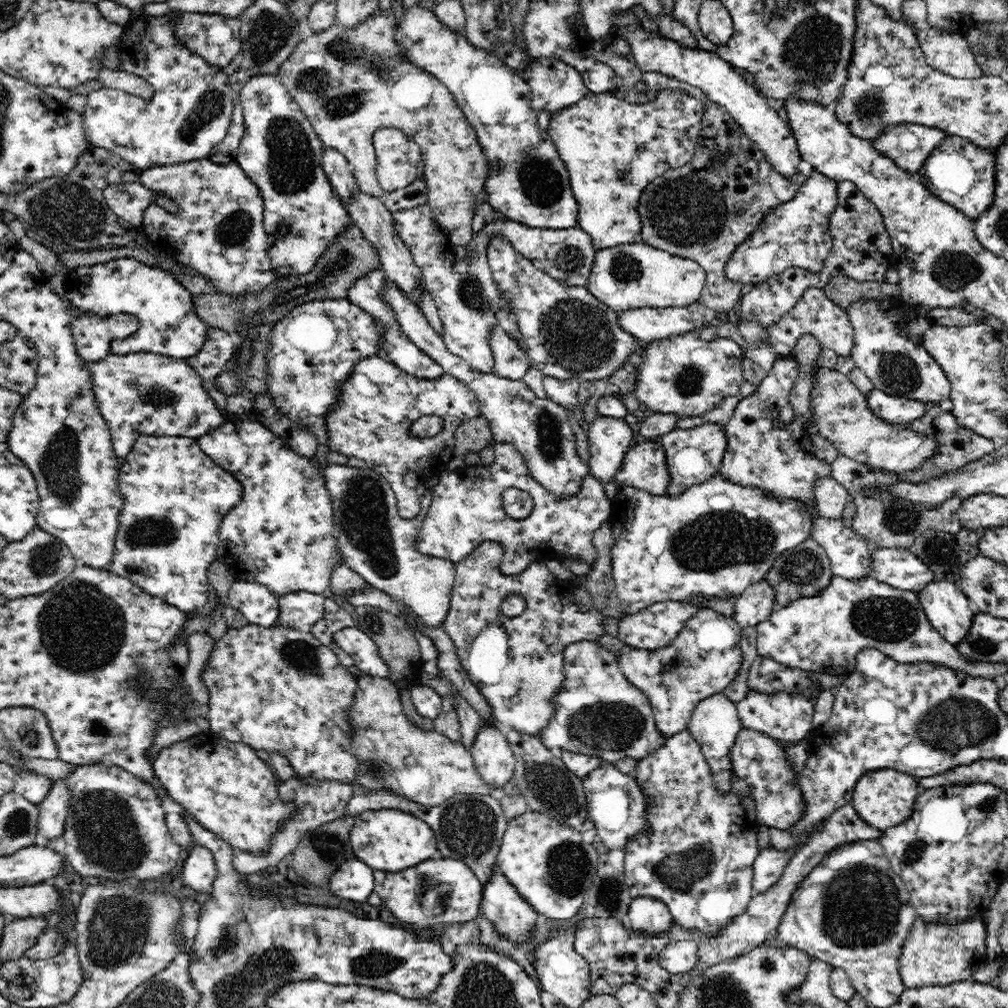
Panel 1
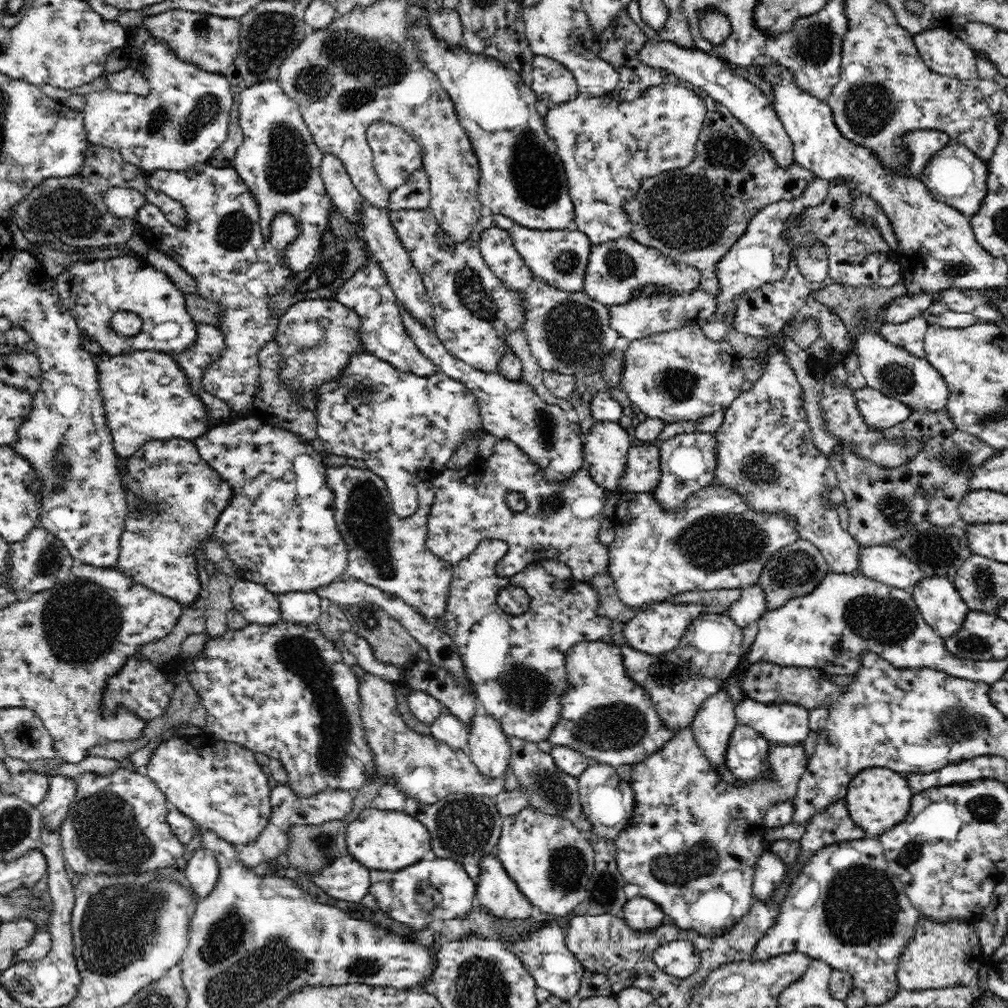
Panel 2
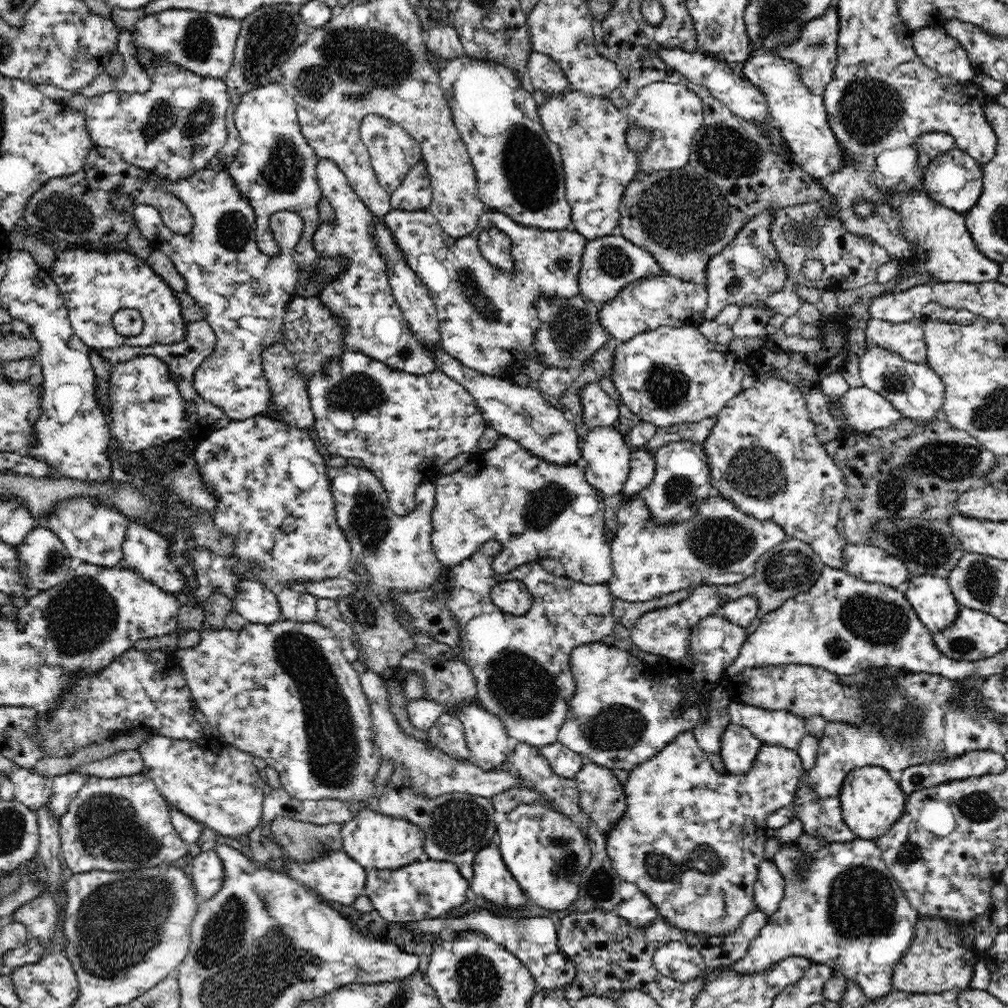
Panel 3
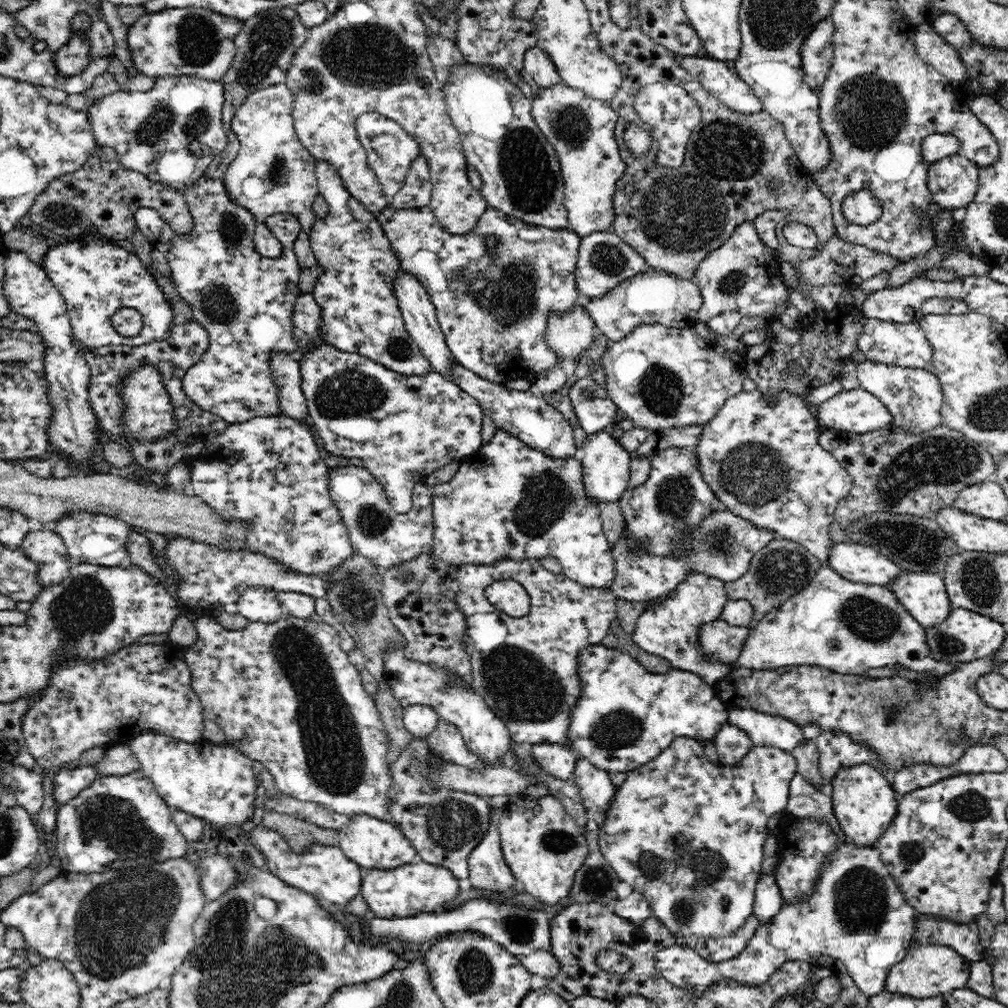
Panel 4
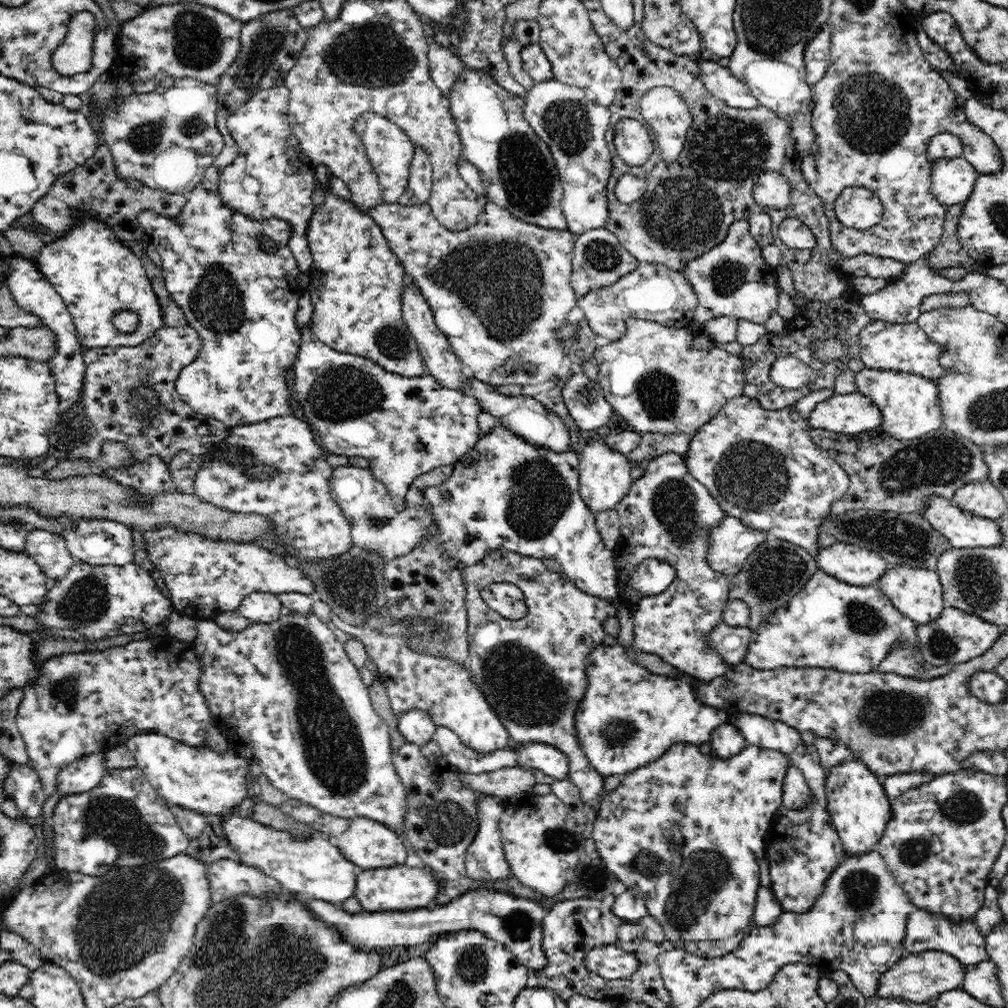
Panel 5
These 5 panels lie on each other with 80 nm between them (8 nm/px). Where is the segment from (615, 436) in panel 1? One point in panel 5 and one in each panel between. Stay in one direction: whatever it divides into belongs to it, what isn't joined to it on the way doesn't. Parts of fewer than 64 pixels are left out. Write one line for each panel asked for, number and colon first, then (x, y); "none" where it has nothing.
2: (605, 446)
3: (605, 456)
4: (605, 463)
5: (605, 476)

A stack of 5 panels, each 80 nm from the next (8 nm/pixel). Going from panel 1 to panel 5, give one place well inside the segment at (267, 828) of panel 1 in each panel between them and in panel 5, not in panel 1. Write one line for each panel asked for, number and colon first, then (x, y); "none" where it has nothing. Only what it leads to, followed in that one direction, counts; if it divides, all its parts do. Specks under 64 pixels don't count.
2: (219, 785)
3: (210, 781)
4: (222, 789)
5: (199, 779)

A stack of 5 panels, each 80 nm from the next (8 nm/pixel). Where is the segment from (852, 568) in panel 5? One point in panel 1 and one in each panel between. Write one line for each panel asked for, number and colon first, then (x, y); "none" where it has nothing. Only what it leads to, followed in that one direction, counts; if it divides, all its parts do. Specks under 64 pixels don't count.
1: (897, 567)
2: (885, 564)
3: (873, 564)
4: (865, 564)

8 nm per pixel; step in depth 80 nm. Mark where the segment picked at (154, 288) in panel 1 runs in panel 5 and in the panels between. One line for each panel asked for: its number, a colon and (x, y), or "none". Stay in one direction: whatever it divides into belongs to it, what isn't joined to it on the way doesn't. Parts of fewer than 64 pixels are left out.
2: (93, 292)
3: (95, 283)
4: (97, 278)
5: (96, 274)

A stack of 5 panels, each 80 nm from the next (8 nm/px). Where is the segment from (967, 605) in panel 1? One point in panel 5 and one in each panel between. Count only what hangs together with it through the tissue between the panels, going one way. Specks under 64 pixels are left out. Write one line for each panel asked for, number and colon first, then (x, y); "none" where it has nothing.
2: (941, 606)
3: (930, 595)
4: (924, 594)
5: (917, 592)

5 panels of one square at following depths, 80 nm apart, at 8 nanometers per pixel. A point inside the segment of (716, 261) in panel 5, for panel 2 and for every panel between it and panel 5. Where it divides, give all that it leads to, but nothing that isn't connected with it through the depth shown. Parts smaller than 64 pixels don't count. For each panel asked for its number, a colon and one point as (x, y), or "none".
2: (763, 257)
3: (746, 271)
4: (742, 275)

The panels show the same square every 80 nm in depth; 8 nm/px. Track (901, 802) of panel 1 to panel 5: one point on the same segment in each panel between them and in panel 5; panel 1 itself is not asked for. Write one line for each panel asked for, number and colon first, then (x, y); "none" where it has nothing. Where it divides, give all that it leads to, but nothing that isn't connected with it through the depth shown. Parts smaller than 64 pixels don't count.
2: (878, 798)
3: (871, 802)
4: (864, 803)
5: (857, 803)

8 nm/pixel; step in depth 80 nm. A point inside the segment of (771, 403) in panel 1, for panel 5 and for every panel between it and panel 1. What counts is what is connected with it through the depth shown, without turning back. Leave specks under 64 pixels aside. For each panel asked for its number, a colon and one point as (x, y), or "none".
2: (764, 449)
3: (763, 454)
4: (765, 464)
5: (762, 466)

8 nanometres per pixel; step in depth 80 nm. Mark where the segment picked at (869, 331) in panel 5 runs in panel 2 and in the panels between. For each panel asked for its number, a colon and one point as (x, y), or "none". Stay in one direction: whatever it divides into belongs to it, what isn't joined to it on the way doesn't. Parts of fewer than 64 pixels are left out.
2: (910, 334)
3: (907, 339)
4: (904, 343)

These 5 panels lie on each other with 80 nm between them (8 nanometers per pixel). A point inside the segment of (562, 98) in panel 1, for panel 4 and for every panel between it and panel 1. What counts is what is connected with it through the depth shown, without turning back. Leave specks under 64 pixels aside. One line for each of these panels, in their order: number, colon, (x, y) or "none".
2: (551, 81)
3: (547, 75)
4: (536, 63)

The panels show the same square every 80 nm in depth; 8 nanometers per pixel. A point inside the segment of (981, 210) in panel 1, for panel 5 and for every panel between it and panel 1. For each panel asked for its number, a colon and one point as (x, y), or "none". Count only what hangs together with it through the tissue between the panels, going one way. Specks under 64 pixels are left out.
2: (955, 175)
3: (954, 179)
4: (953, 181)
5: (952, 179)

